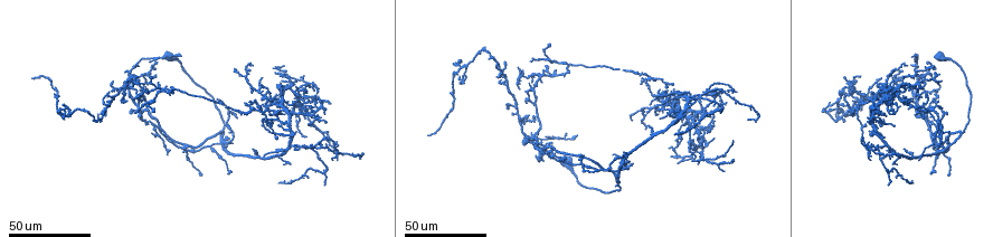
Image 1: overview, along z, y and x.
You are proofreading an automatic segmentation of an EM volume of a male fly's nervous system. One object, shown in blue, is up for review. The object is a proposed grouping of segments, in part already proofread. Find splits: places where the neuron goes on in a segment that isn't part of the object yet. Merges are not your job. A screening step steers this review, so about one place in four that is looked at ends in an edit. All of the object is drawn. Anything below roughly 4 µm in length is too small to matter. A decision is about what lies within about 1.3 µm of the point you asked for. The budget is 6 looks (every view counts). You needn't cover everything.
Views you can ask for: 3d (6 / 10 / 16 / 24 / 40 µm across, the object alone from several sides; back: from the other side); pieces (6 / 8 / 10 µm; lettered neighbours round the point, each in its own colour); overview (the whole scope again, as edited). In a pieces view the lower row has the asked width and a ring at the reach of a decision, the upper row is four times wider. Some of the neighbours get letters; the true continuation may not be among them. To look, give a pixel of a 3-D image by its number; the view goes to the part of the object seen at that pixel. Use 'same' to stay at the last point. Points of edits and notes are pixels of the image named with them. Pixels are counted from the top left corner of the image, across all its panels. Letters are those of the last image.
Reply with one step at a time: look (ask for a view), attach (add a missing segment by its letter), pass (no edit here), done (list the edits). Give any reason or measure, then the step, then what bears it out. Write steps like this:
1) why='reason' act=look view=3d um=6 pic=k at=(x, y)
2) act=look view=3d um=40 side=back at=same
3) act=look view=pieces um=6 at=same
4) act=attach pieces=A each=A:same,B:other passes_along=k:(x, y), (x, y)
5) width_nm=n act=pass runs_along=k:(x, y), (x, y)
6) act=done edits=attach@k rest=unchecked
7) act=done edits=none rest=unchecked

why='branch stops here' act=look view=3d um=24 pic=1 at=(947, 139)

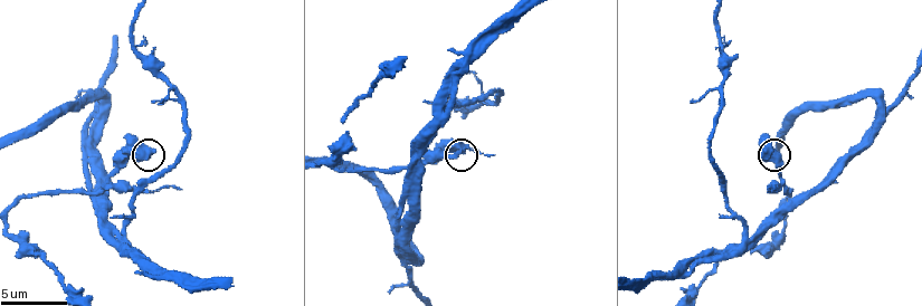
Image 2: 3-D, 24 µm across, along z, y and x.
act=look view=pieces um=10 pic=2 at=(766, 153)

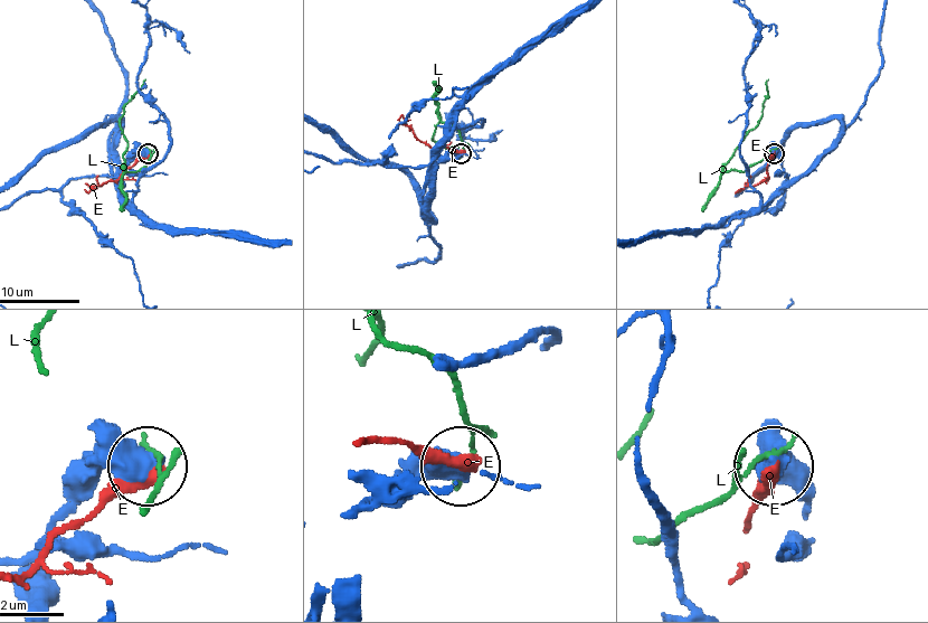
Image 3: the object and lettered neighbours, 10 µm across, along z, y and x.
act=pass each=E:other,L:other runs_along=3:(344, 161), (422, 167), (458, 153) found='no lettered segment goes on from it'

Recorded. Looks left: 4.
why='branch stops here' act=look view=3d um=24 pic=1 at=(293, 148)

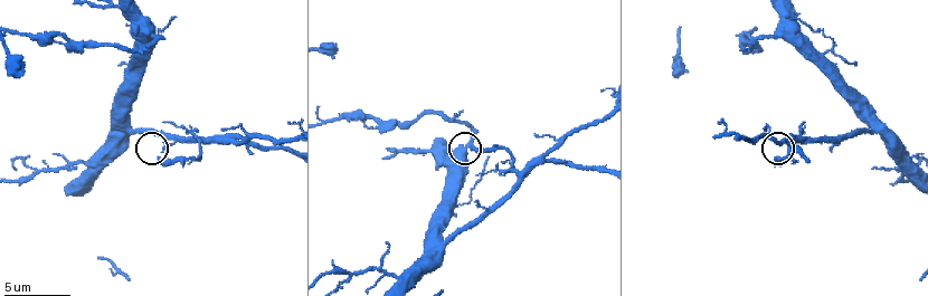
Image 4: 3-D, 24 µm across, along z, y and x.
why='what lies round it' act=look view=pieces um=8 pic=4 at=(159, 160)

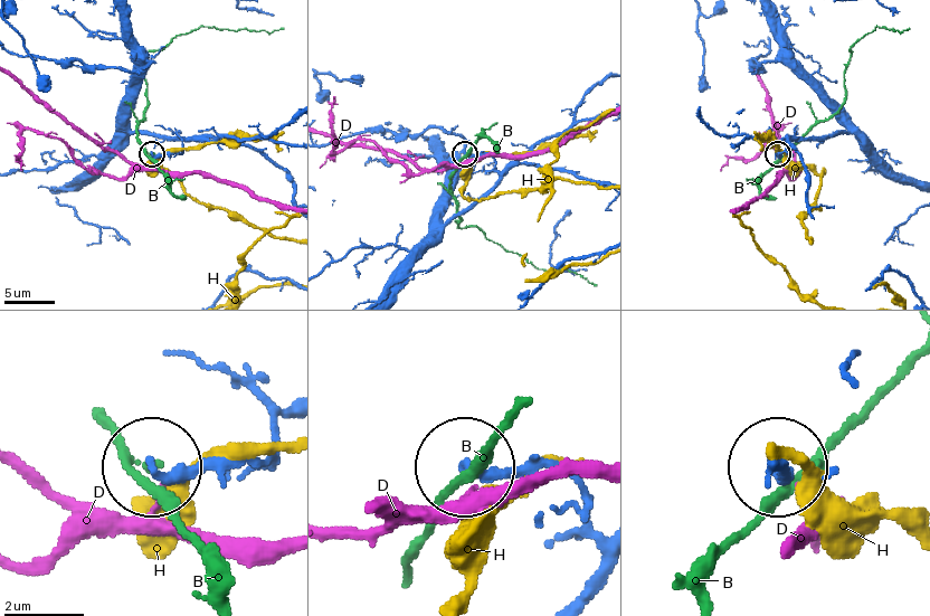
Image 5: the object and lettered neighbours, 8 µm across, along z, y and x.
act=pass each=B:other,D:other,H:other runs_along=5:(287, 410), (250, 464), (154, 471) found='no lettered segment goes on from it'

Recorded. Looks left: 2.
why='an open end' act=look view=3d um=24 pic=1 at=(149, 81)

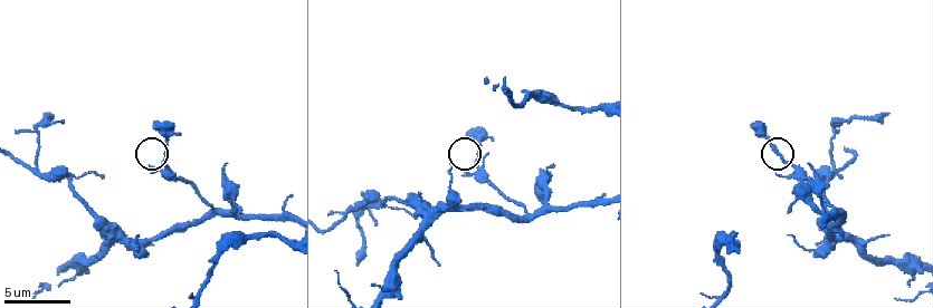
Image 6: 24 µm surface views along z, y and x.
act=look view=pieces um=8 pic=6 at=(151, 168)

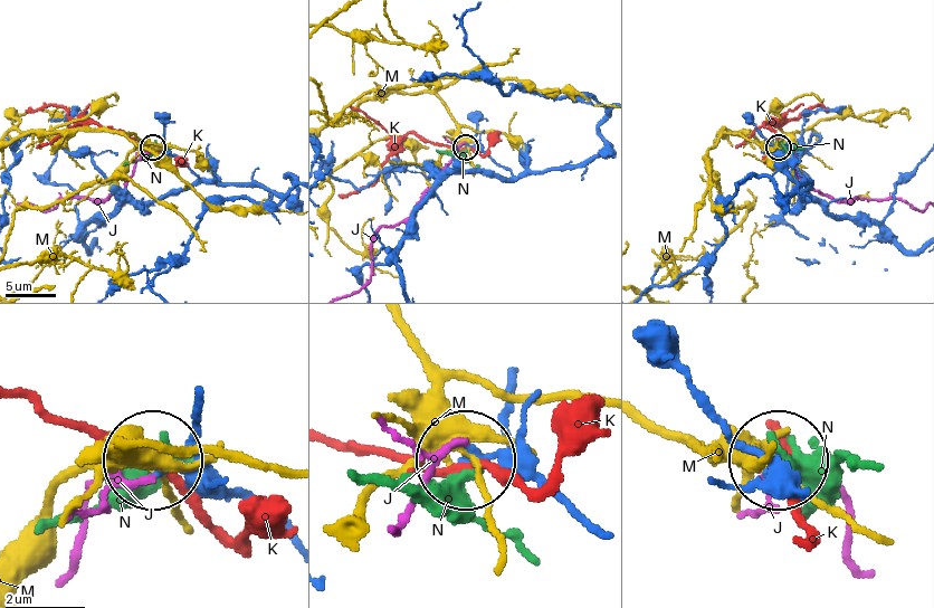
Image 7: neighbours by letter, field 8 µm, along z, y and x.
act=pass each=J:other,K:other,M:other,N:other runs_along=7:(596, 534), (535, 484), (469, 457) found='no lettered segment goes on from it'

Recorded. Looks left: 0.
act=done edits=none rest=unchecked

